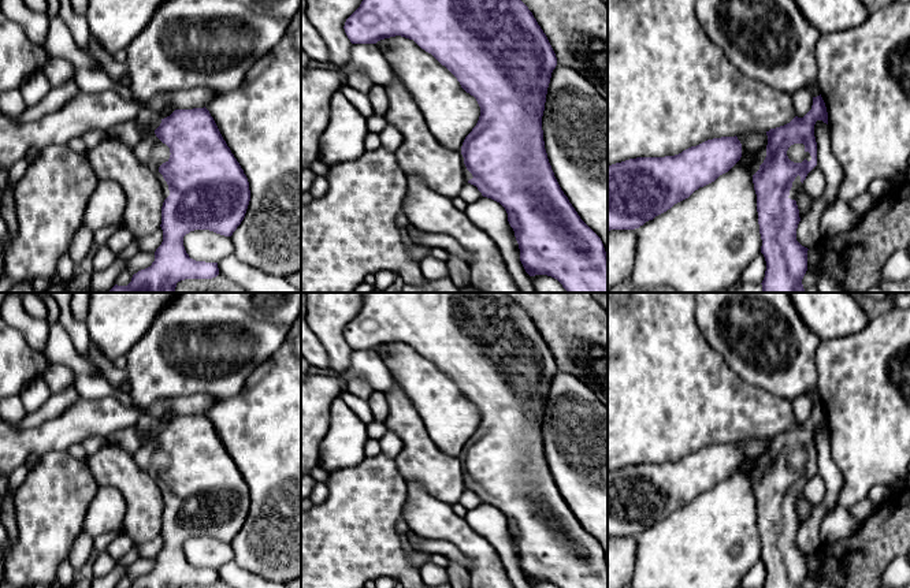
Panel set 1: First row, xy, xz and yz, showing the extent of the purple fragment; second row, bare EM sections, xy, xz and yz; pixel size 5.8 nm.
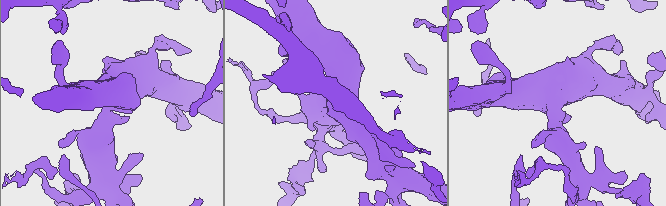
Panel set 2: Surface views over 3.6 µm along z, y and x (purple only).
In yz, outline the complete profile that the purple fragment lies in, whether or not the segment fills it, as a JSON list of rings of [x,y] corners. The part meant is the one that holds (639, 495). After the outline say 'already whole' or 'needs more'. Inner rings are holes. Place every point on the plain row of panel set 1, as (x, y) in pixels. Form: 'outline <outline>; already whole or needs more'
outline [[[735,442],[707,446],[675,462],[608,472],[608,537],[639,535],[728,479],[740,464]]]; already whole

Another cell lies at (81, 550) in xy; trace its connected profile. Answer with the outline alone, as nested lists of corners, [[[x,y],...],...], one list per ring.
[[[82,529],[82,532],[74,540],[67,559],[71,563],[73,569],[77,572],[86,563],[92,552],[93,537]]]

